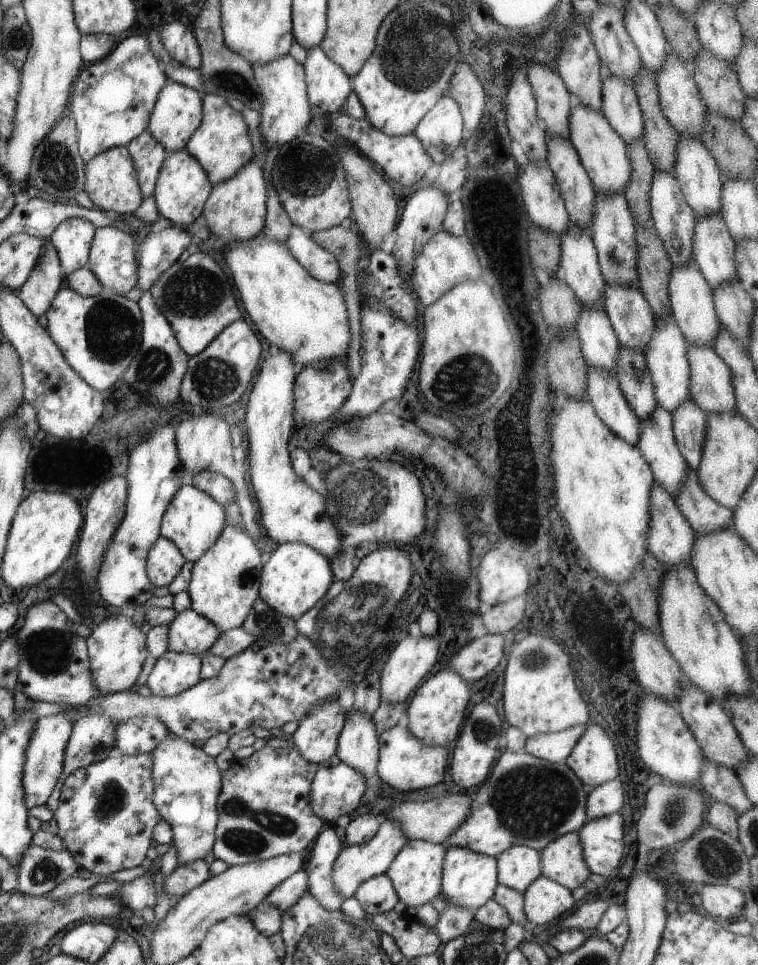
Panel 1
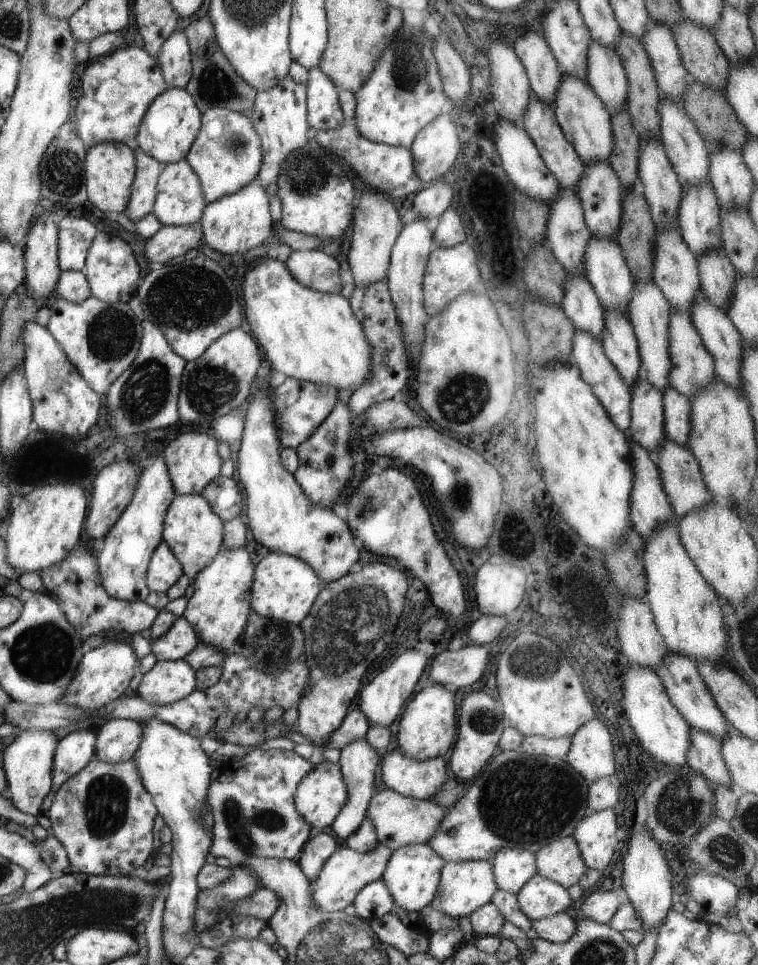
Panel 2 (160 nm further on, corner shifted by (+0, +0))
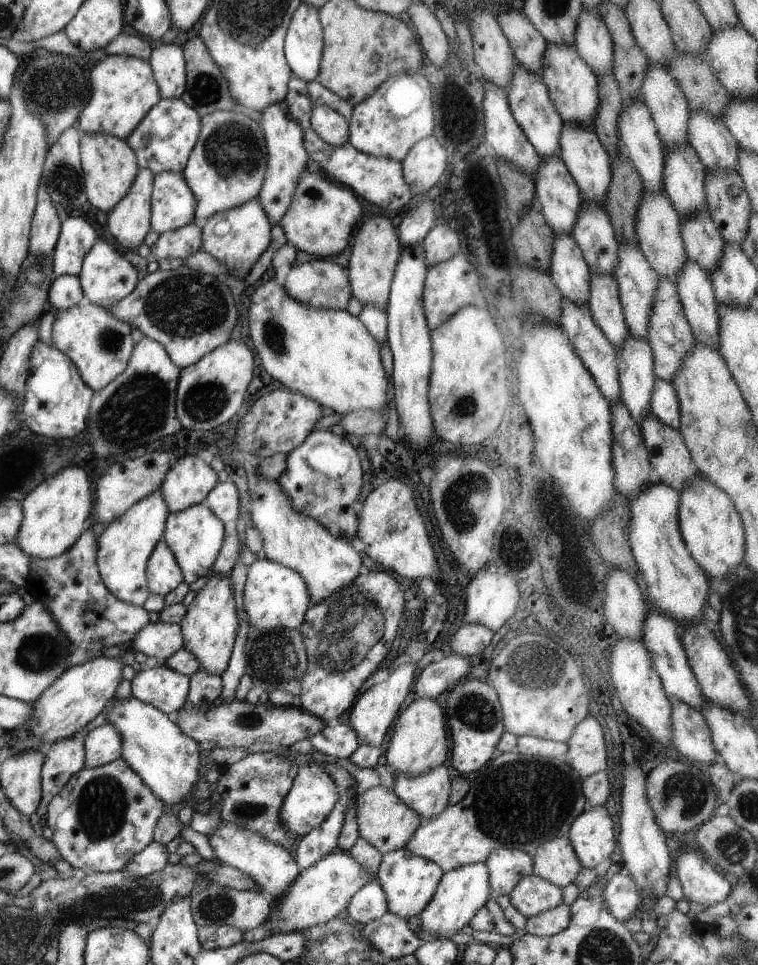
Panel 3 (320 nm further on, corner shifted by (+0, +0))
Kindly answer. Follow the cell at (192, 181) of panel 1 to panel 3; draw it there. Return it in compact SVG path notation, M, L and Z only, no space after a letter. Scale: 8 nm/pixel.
M163 170L153 175L150 228L157 234L195 221L195 198L183 172Z

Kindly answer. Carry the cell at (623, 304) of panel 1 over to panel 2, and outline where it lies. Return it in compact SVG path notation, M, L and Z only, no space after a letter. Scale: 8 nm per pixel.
M589 238L583 254L583 268L585 268L586 280L591 284L599 303L604 310L617 310L619 314L627 316L627 302L631 298L631 290L635 284L622 252L614 240L607 238Z

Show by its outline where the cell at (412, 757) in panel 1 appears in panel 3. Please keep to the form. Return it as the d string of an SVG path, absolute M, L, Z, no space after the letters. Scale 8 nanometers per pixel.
M439 764L425 774L407 776L392 772L393 793L423 821L435 818L447 805L450 792L449 770Z

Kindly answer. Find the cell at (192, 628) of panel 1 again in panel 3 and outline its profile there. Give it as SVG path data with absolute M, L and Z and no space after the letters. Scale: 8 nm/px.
M159 621L148 623L131 638L131 646L137 653L151 656L157 659L158 665L163 665L171 654L183 649L181 626Z

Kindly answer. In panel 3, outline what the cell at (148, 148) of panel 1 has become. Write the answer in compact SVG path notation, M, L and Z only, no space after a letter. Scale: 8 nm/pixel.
M138 168L127 194L106 212L107 232L125 250L135 251L150 228L153 175L147 168Z

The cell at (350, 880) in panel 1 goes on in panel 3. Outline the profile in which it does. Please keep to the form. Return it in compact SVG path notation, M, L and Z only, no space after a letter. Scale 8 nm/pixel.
M337 849L299 871L290 887L283 889L280 897L271 902L263 923L267 923L270 930L279 928L281 933L292 933L327 922L346 908L356 890L373 878L375 875L354 861L347 852Z

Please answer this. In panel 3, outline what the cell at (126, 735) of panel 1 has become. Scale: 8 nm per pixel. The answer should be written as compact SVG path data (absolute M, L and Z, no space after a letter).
M111 724L89 731L83 737L83 744L84 767L88 769L113 762L121 756L121 734Z

